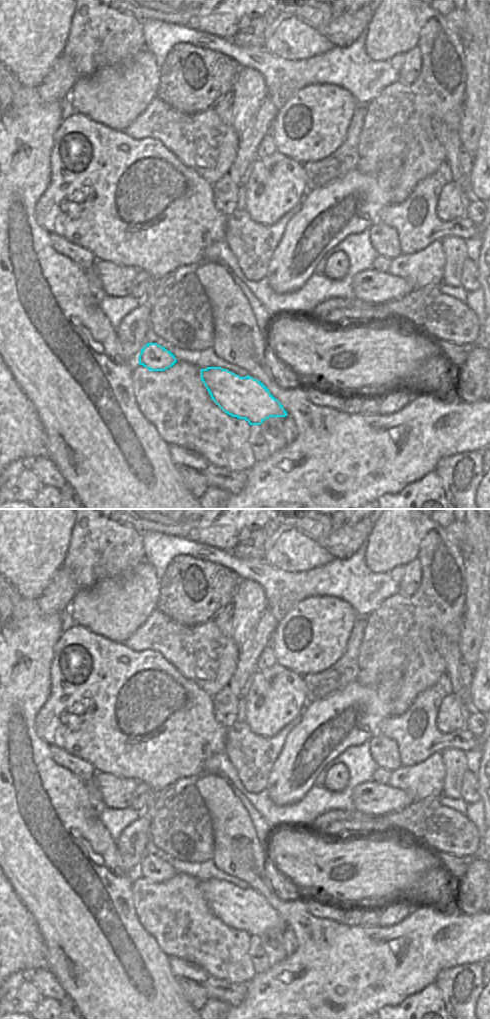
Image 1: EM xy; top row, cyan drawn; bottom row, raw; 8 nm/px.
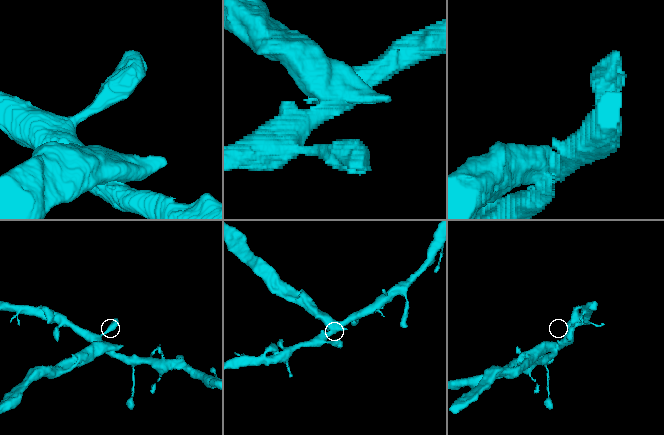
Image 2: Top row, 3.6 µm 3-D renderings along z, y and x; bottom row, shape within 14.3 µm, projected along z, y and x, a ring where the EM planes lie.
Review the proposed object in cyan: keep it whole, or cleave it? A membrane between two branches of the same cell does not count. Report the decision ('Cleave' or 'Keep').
Cleave

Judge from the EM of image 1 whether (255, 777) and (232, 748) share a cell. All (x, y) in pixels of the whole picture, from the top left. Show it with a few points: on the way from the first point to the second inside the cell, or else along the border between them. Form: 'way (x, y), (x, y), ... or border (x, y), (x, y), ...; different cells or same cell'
border (262, 750), (243, 752), (239, 758), (229, 757); different cells

